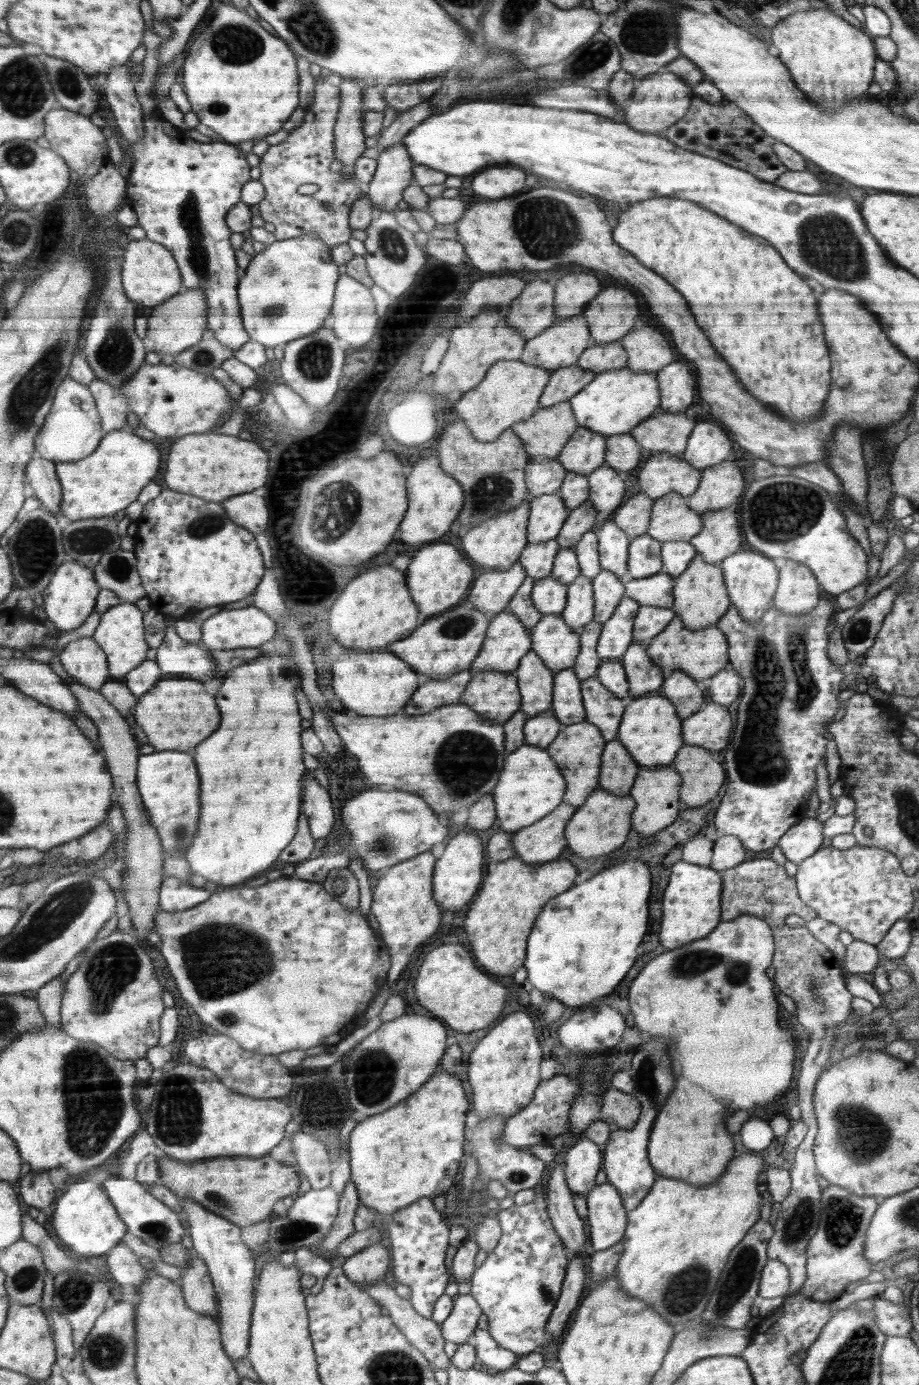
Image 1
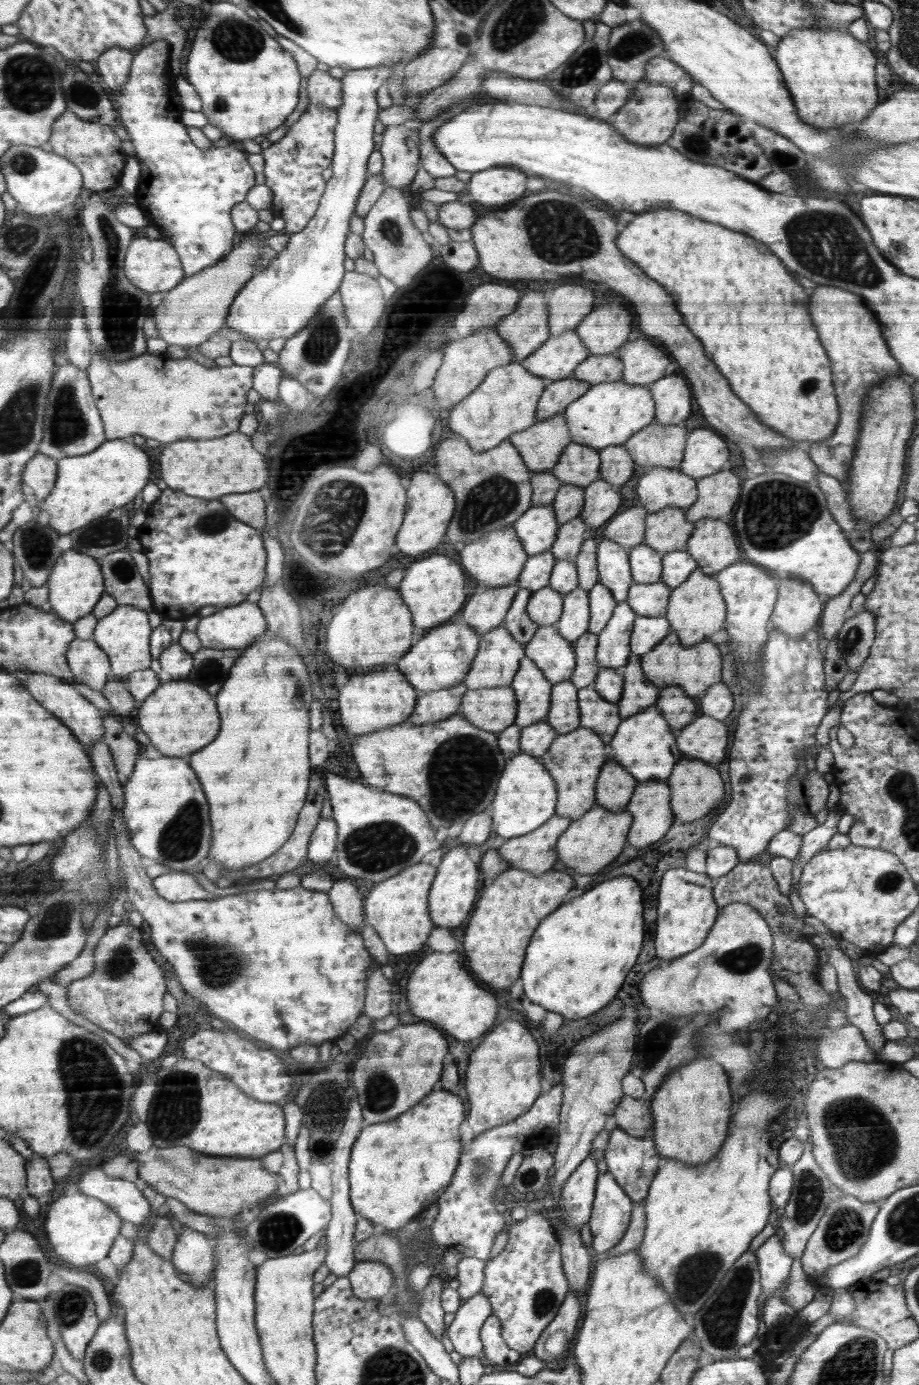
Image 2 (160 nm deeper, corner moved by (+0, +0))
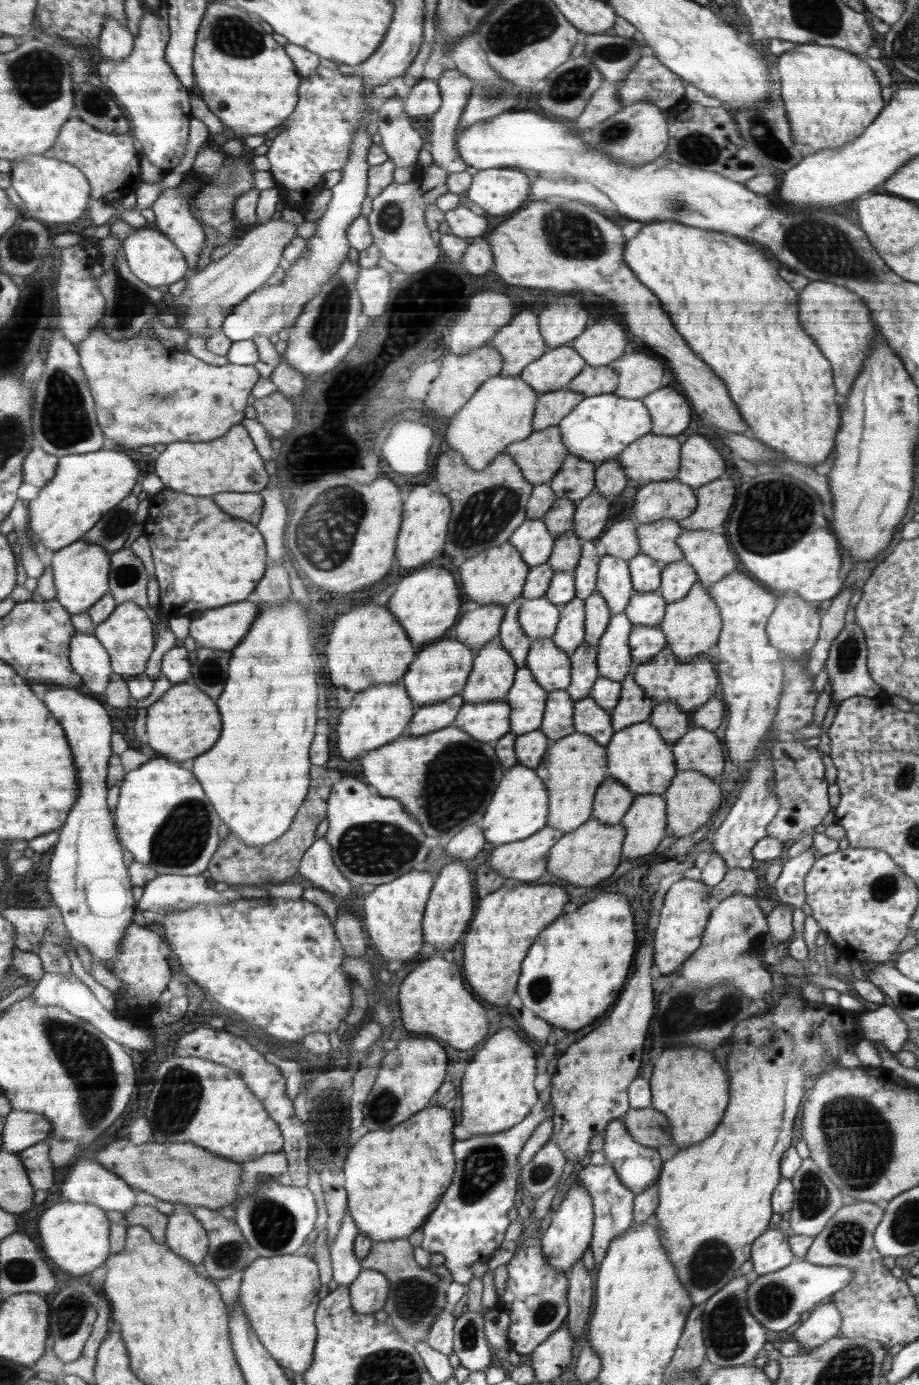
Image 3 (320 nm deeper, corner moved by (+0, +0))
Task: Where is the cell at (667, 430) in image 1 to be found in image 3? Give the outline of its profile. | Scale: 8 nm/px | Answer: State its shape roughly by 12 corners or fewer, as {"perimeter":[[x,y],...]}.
{"perimeter":[[649,433],[618,456],[639,487],[676,480],[681,438]]}

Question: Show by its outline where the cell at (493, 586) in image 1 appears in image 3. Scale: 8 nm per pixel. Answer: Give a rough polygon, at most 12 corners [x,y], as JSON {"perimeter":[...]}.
{"perimeter":[[468,606],[451,636],[477,652],[498,636],[506,607]]}

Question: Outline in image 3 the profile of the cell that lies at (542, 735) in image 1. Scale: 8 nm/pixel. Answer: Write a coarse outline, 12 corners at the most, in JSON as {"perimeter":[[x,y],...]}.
{"perimeter":[[541,729],[515,740],[517,764],[535,769],[551,740]]}

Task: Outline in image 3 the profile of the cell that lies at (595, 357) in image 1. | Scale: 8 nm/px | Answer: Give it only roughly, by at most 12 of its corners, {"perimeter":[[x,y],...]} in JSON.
{"perimeter":[[587,365],[567,384],[592,397],[615,392],[618,372]]}

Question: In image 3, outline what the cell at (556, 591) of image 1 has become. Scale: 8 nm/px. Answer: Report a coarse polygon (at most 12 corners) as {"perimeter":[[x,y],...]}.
{"perimeter":[[545,596],[520,605],[531,639],[551,638],[562,609]]}

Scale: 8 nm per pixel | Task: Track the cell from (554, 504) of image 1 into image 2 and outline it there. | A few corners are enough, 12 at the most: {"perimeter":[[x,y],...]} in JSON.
{"perimeter":[[552,503],[533,504],[513,524],[528,557],[551,551]]}

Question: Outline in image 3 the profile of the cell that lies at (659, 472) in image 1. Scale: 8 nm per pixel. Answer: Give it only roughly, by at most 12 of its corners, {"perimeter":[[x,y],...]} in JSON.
{"perimeter":[[678,480],[639,487],[632,516],[639,524],[681,521],[698,494]]}

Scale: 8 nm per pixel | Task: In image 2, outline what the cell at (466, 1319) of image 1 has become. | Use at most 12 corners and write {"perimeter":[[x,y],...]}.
{"perimeter":[[482,1291],[461,1301],[447,1327],[462,1357],[482,1352],[483,1324],[493,1315]]}

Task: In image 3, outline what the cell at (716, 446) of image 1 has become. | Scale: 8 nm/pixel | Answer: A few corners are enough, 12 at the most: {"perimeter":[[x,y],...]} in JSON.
{"perimeter":[[704,436],[682,441],[676,476],[694,490],[712,483],[726,468]]}

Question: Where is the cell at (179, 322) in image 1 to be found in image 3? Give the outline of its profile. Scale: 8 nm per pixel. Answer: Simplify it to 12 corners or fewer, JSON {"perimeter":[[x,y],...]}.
{"perimeter":[[270,219],[193,272],[184,327],[212,336],[276,272],[294,222]]}

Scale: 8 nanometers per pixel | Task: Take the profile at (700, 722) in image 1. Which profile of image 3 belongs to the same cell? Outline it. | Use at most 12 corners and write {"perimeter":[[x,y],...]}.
{"perimeter":[[691,727],[672,745],[678,770],[720,777],[714,732]]}

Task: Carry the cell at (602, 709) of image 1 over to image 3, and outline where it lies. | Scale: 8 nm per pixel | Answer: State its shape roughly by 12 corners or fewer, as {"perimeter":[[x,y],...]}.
{"perimeter":[[591,696],[575,701],[575,731],[606,747],[615,734],[610,713]]}

